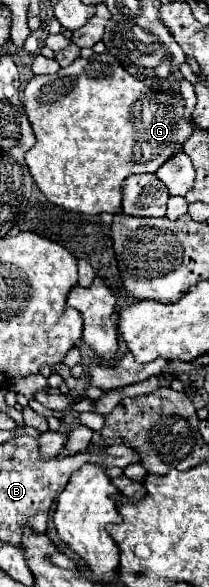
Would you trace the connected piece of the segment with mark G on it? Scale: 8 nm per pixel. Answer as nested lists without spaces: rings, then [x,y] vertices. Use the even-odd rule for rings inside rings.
[[[107,52],[79,58],[51,76],[33,76],[23,90],[23,104],[37,138],[35,146],[25,154],[25,162],[33,180],[49,202],[79,214],[119,212],[121,182],[131,174],[157,172],[159,166],[163,166],[163,162],[171,158],[171,154],[183,150],[183,142],[191,136],[191,120],[185,118],[183,96],[147,86],[143,80],[127,74],[121,62]]]

